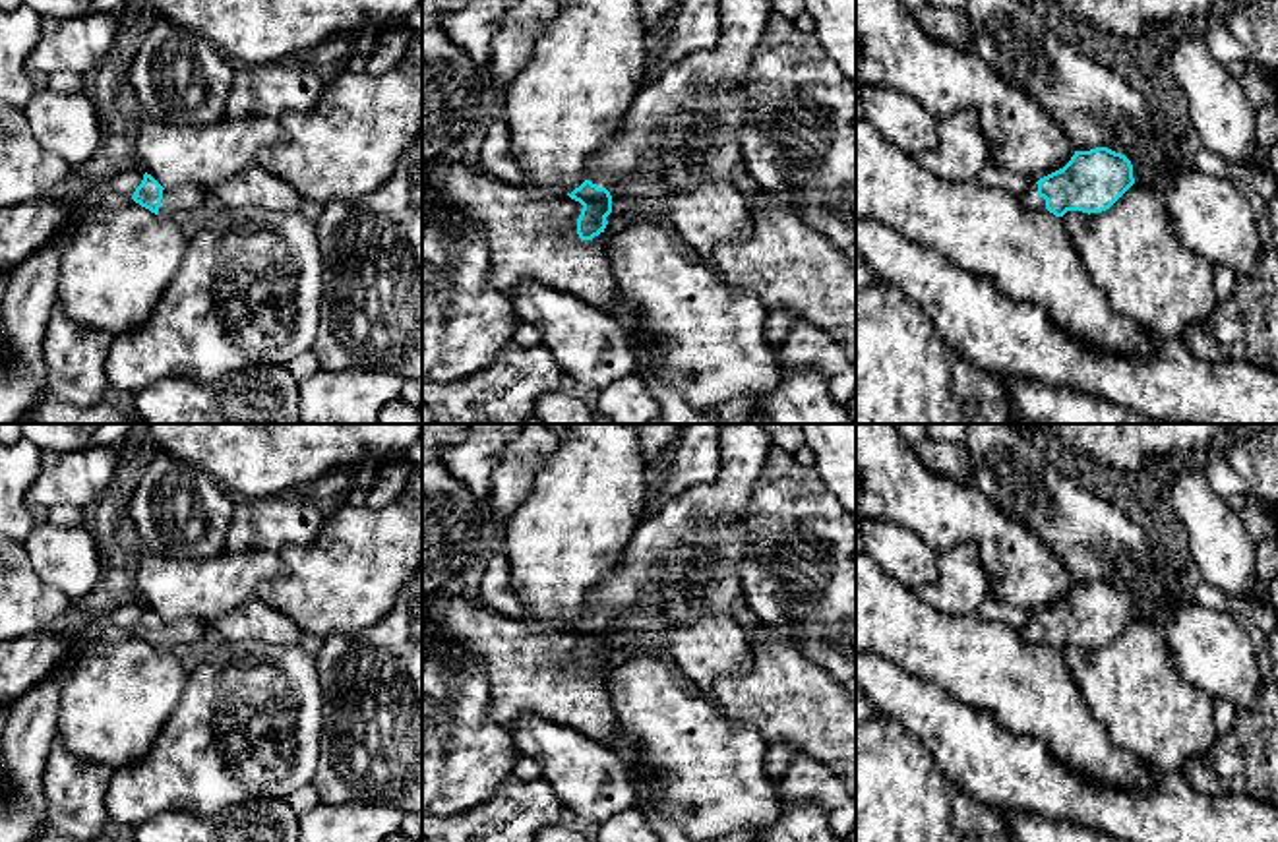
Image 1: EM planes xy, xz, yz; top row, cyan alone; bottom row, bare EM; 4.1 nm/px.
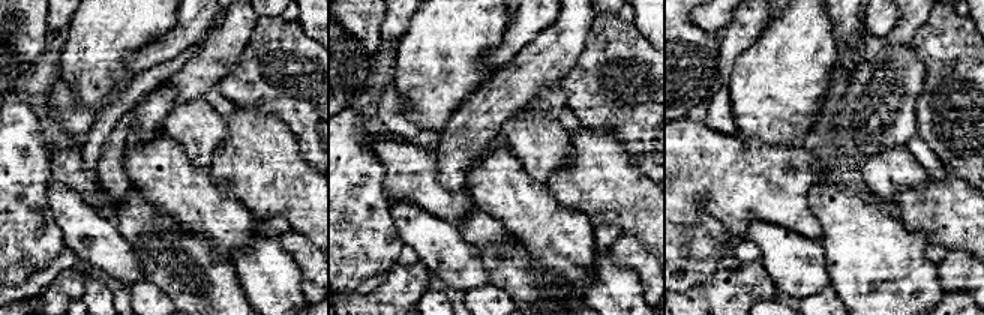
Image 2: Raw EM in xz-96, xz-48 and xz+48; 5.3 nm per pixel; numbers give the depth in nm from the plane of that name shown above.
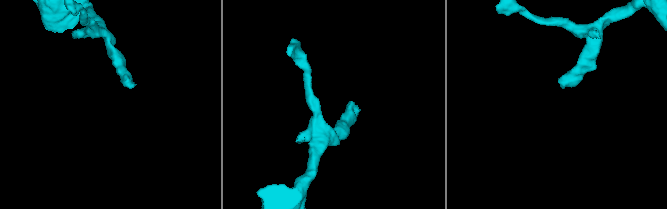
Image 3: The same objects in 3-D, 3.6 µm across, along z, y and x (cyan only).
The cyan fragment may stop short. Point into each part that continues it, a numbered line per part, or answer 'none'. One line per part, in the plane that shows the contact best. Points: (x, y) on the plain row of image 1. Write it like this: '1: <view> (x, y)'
1: xz (744, 448)

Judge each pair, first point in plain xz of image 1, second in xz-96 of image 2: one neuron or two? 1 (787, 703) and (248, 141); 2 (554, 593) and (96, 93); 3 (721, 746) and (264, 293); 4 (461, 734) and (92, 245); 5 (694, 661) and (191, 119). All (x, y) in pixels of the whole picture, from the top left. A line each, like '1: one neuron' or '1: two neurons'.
1: one neuron
2: one neuron
3: two neurons
4: two neurons
5: one neuron

